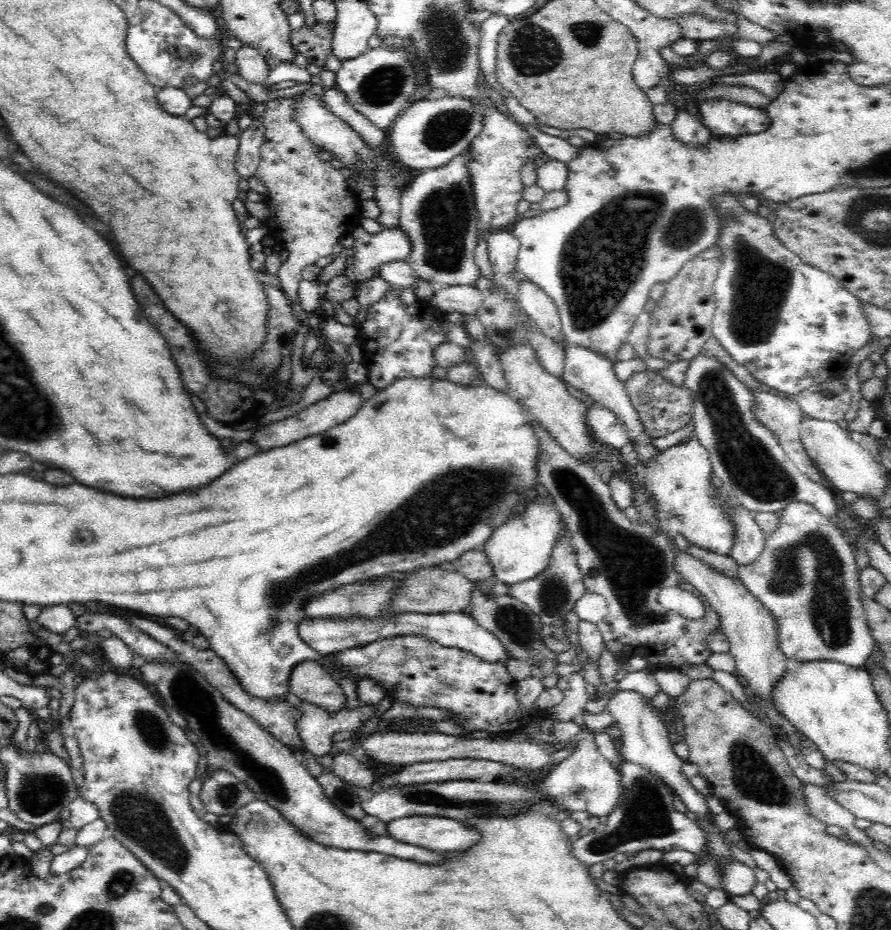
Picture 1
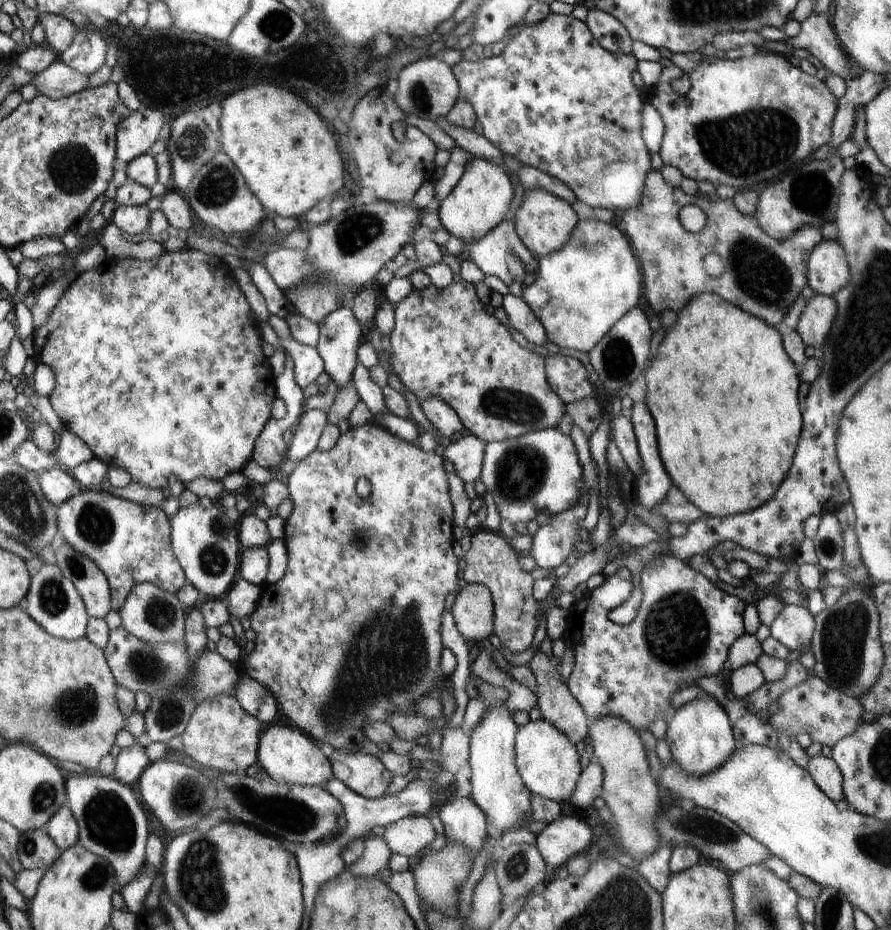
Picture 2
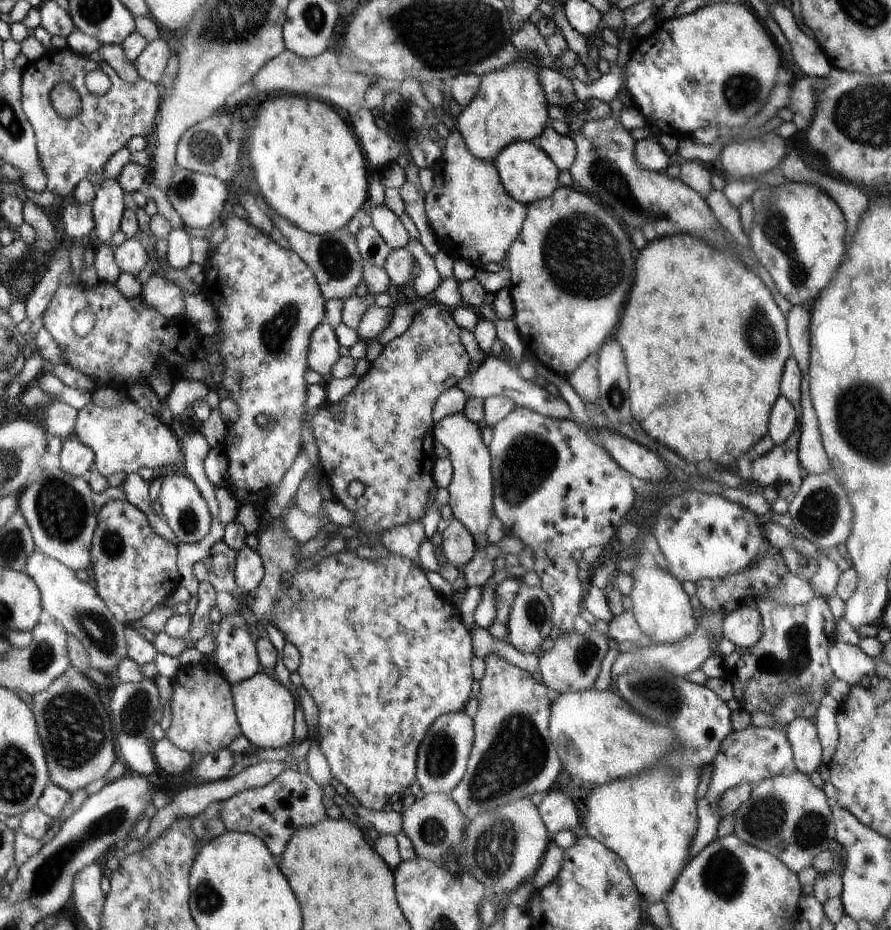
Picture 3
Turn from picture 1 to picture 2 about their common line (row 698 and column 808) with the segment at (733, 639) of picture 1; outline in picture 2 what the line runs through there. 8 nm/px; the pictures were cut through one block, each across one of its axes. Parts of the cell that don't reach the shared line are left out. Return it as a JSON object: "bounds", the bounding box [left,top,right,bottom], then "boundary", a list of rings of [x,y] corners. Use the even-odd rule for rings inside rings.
{"bounds":[806,754,844,802],"boundary":[[[822,754],[808,761],[806,770],[810,773],[816,786],[834,802],[844,800],[843,776],[838,765],[832,758],[826,758]]]}

